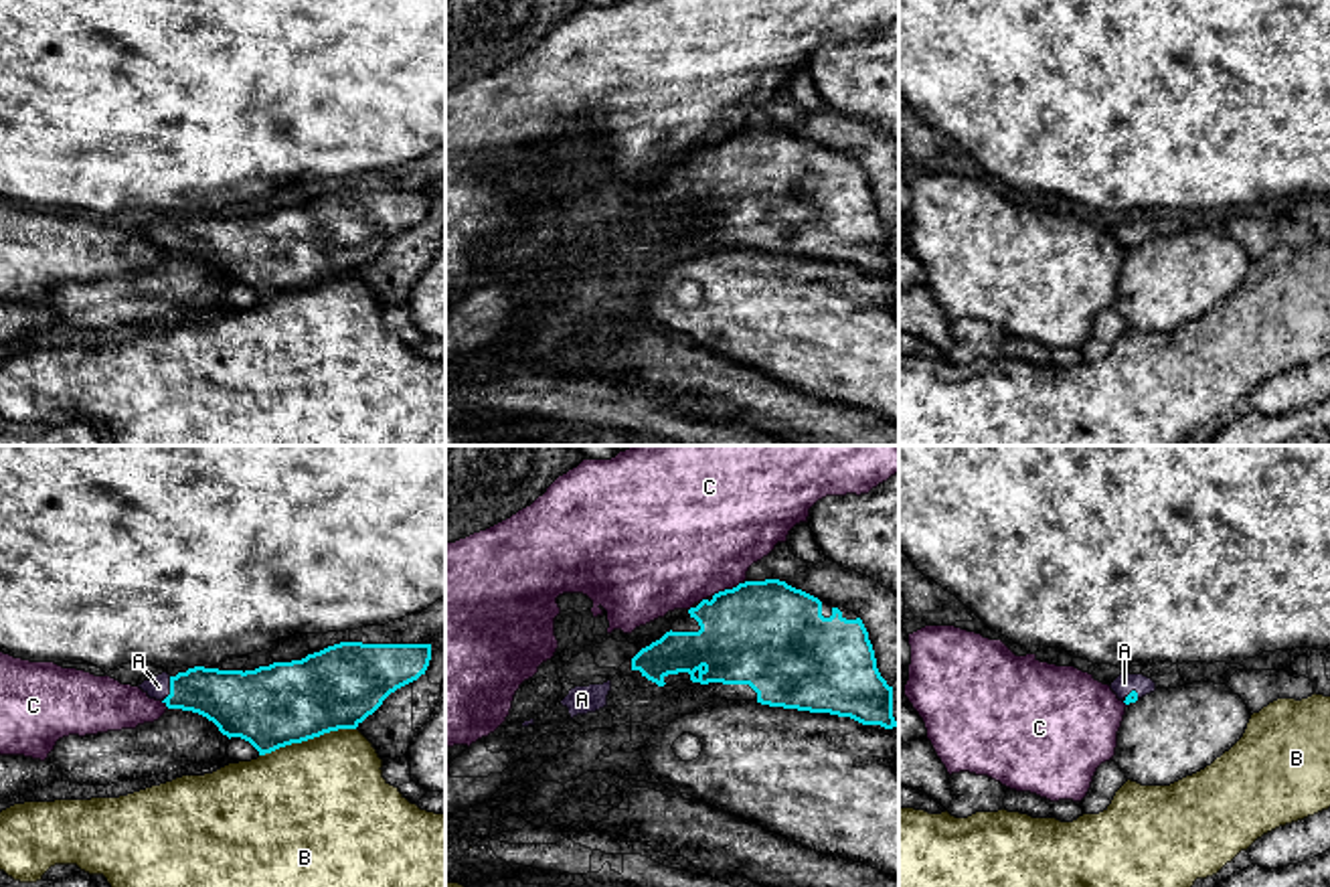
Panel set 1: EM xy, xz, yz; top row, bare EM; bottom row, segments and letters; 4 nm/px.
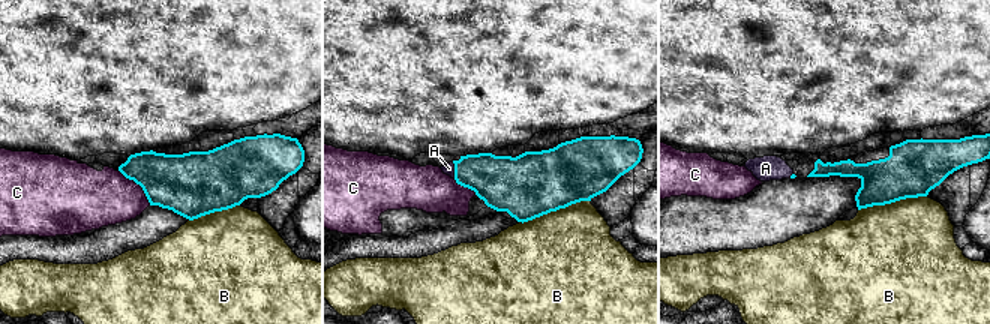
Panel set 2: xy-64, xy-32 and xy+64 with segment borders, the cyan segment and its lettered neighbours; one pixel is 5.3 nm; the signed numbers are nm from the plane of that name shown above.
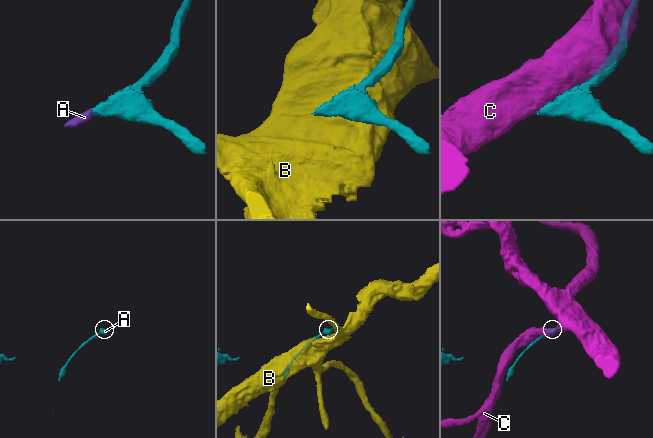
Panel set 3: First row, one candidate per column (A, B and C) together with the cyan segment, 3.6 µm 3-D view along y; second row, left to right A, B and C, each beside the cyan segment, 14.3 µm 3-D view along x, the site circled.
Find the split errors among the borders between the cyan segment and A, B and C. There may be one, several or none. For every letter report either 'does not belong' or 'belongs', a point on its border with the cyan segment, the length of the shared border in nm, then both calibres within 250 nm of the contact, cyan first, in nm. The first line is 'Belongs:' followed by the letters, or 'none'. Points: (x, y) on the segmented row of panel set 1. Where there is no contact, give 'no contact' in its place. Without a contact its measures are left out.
Belongs: A
A: belongs; meets cyan in xy at (171, 689); contact 110 nm long; 240 nm thick on the cyan side, 90 nm on the other
B: does not belong; meets cyan in xy at (306, 740); contact 400 nm long; 320 nm thick on the cyan side, 500 nm on the other
C: does not belong; meets cyan in xz at (727, 590); contact 130 nm long; 420 nm thick on the cyan side, 480 nm on the other

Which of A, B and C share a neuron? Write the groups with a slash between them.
A / B / C

